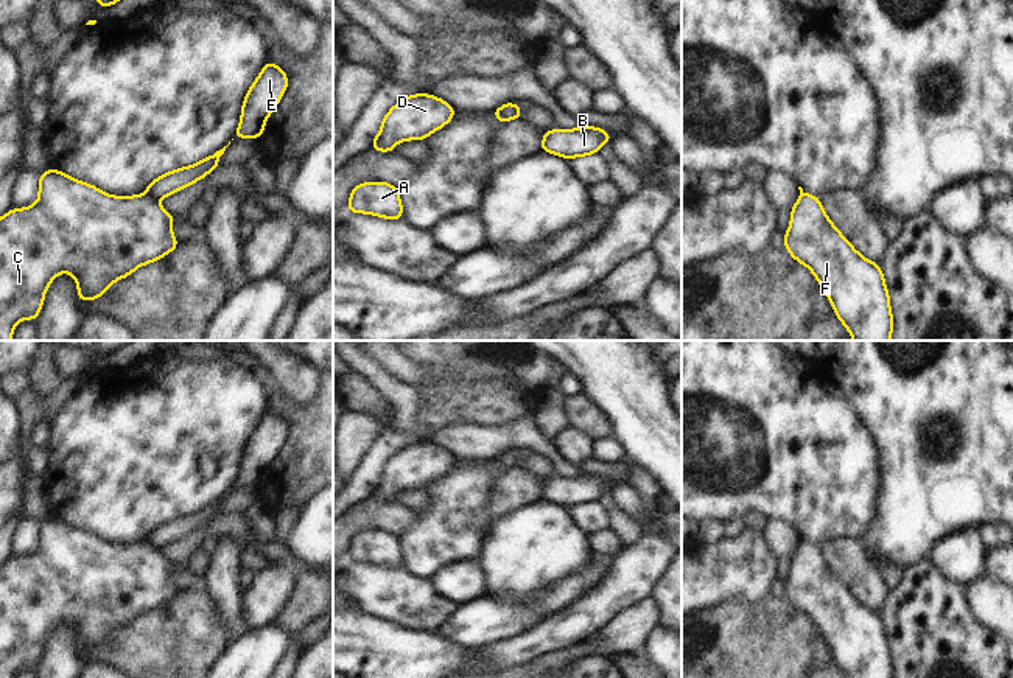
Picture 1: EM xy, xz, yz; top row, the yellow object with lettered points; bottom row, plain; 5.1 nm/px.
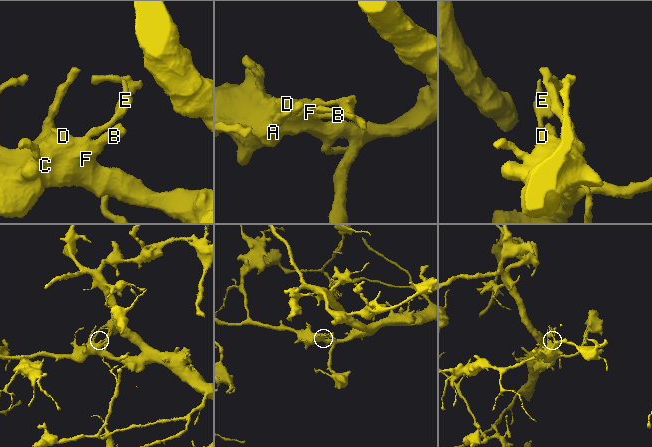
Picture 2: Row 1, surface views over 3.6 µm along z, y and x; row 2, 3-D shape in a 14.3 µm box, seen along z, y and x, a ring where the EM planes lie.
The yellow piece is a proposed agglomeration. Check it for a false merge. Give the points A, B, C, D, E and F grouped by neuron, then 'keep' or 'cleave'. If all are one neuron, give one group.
A B C D F / E | cleave

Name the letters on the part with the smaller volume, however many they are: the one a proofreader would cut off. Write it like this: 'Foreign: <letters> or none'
Foreign: E

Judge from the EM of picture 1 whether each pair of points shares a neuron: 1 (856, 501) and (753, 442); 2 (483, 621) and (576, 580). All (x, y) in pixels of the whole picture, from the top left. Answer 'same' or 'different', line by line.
1: same
2: same

